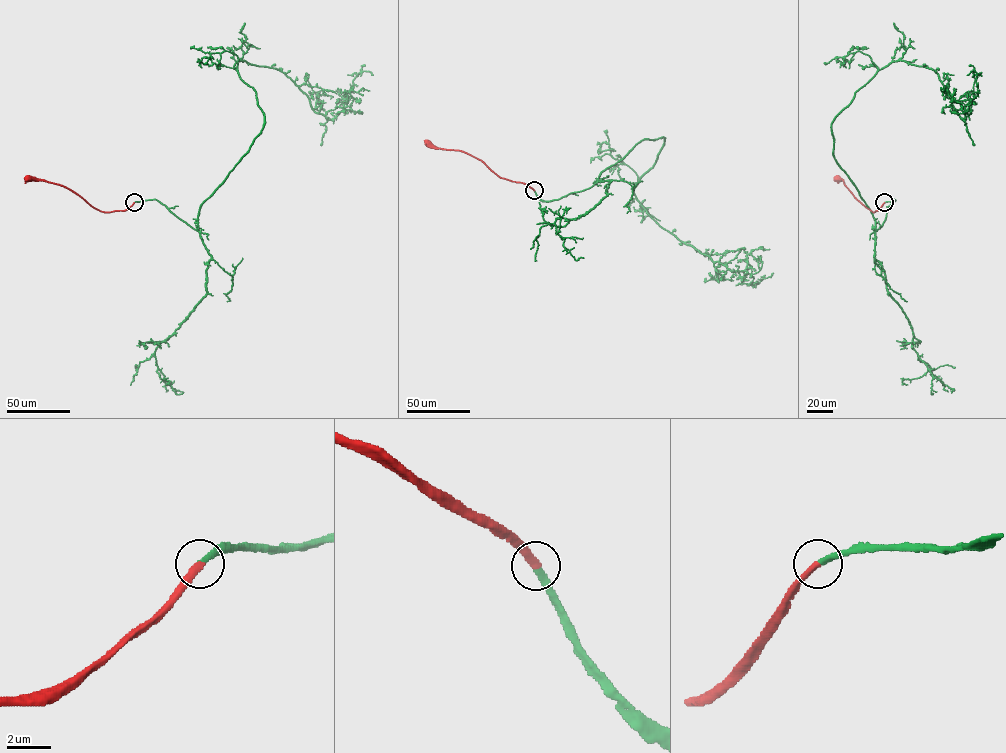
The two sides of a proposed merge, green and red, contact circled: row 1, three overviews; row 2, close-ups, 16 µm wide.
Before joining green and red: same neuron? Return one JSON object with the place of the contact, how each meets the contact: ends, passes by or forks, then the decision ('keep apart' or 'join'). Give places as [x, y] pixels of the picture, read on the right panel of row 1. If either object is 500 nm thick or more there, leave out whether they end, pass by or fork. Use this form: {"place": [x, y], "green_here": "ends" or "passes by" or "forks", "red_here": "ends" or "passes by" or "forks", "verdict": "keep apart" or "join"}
{"place": [884, 202], "green_here": "ends", "red_here": "ends", "verdict": "join"}

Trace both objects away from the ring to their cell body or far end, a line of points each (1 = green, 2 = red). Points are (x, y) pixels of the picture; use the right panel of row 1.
1: (884, 202), (877, 229), (835, 158), (833, 119), (903, 60), (934, 71), (965, 119), (967, 75)
2: (884, 202), (873, 212), (837, 177)

